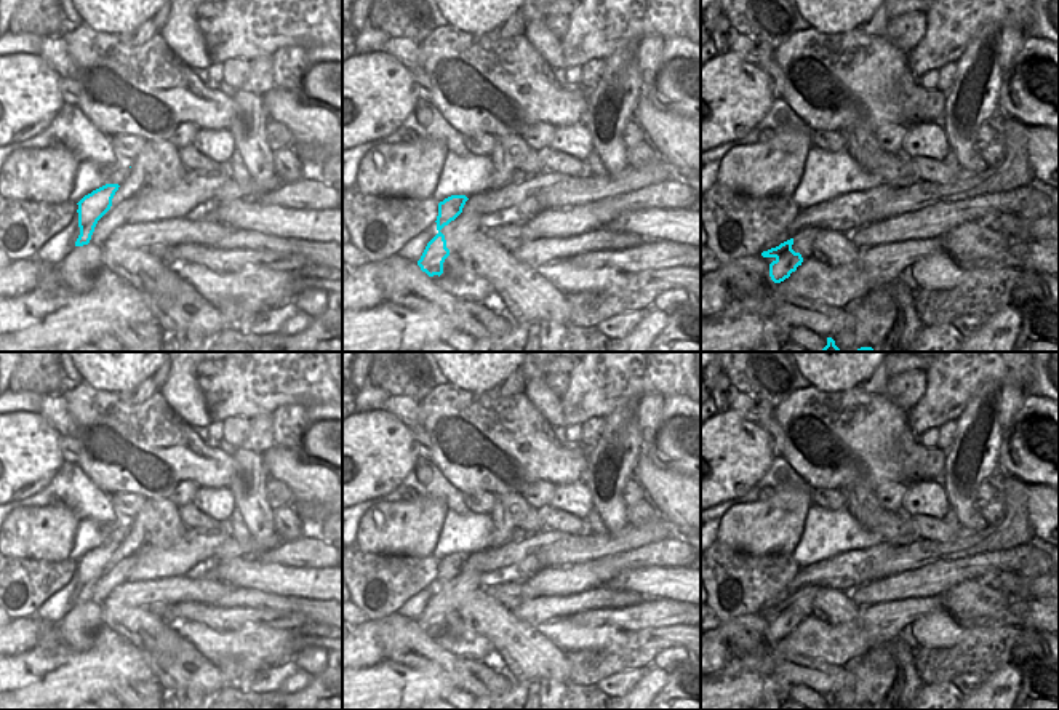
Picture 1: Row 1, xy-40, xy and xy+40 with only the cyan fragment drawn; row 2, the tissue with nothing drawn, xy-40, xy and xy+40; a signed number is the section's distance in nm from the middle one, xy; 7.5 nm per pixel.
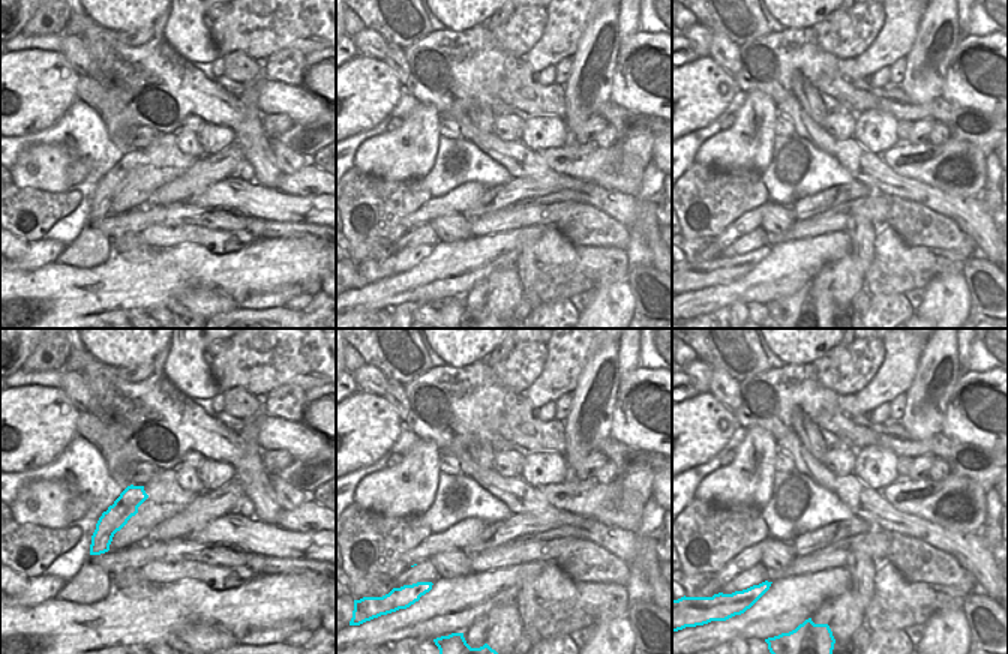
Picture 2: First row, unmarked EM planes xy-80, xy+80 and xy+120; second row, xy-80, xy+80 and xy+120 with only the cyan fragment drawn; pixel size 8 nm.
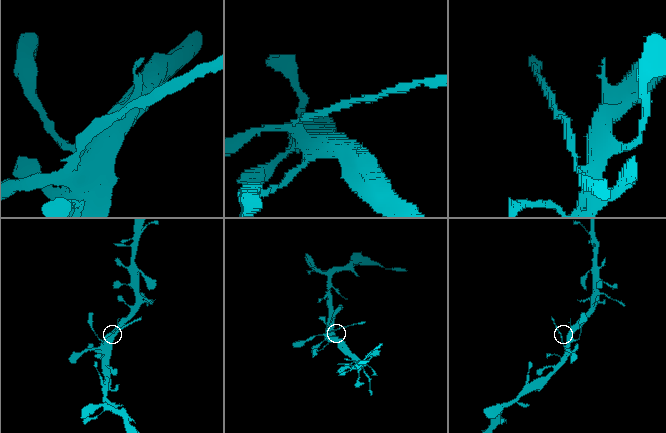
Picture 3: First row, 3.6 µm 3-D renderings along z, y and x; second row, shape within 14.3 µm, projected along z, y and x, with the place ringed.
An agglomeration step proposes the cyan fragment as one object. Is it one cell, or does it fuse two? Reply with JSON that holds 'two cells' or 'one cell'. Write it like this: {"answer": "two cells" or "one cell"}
{"answer": "two cells"}

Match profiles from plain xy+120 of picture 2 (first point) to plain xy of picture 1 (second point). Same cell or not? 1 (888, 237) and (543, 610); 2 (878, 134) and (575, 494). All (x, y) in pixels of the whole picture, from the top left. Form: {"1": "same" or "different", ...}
{"1": "different", "2": "same"}

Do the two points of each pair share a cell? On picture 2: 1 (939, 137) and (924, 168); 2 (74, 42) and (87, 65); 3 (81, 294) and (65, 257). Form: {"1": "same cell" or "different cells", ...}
{"1": "different cells", "2": "same cell", "3": "different cells"}

